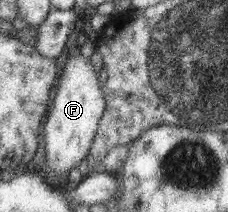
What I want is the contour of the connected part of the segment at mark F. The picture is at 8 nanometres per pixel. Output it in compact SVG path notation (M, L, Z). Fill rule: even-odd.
M74 54L66 58L55 96L51 101L51 109L45 113L47 121L43 125L43 141L45 151L45 170L50 179L65 184L68 171L77 168L91 147L99 118L104 107L105 98L102 88L99 87L98 72L95 71L89 60L81 54Z

